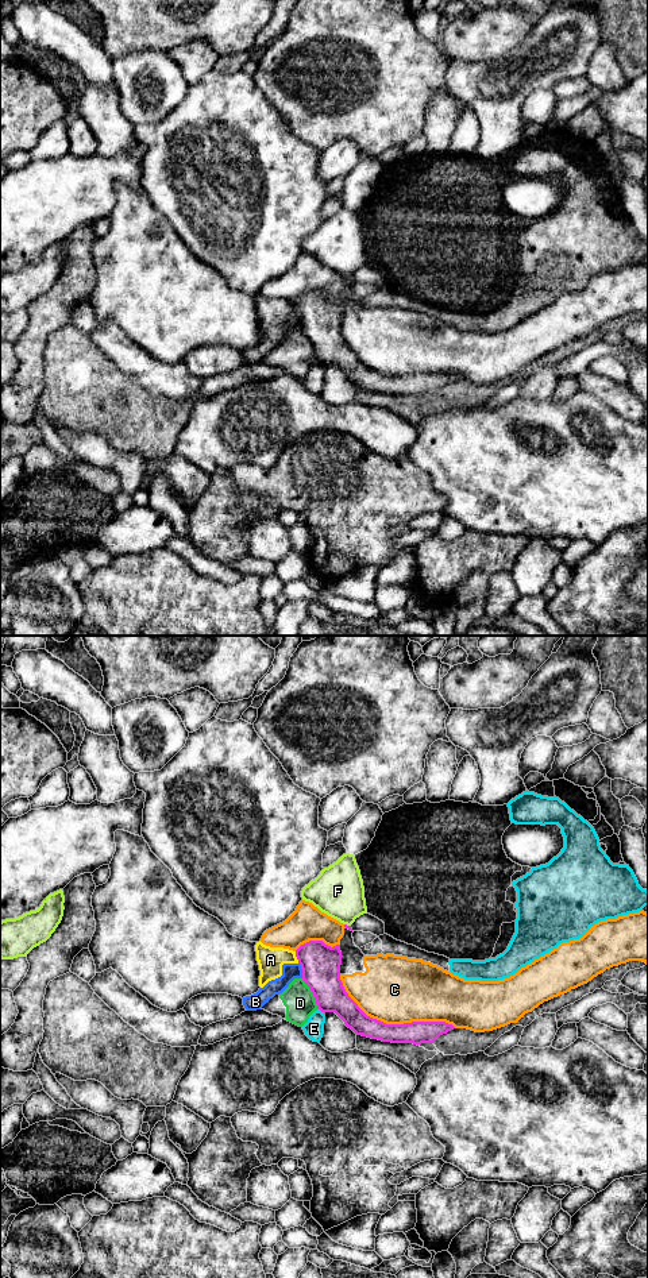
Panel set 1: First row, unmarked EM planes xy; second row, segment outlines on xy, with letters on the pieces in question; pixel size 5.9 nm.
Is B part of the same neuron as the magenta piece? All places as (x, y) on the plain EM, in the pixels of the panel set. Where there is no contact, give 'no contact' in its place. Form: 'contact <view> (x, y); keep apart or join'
contact xy (303, 323); keep apart

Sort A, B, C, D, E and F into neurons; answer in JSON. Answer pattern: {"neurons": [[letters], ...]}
{"neurons": [["A", "B"], ["C"], ["D"], ["E"], ["F"]]}

